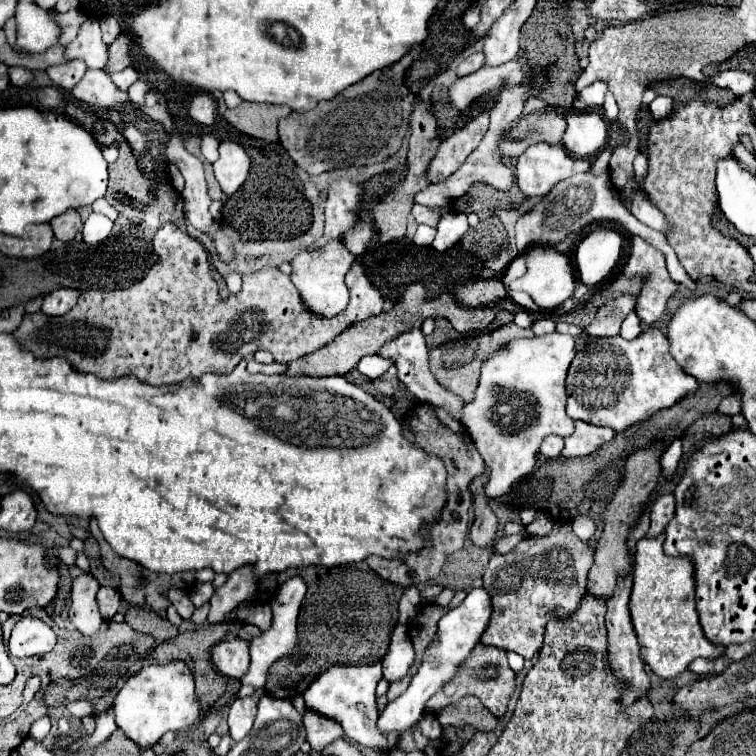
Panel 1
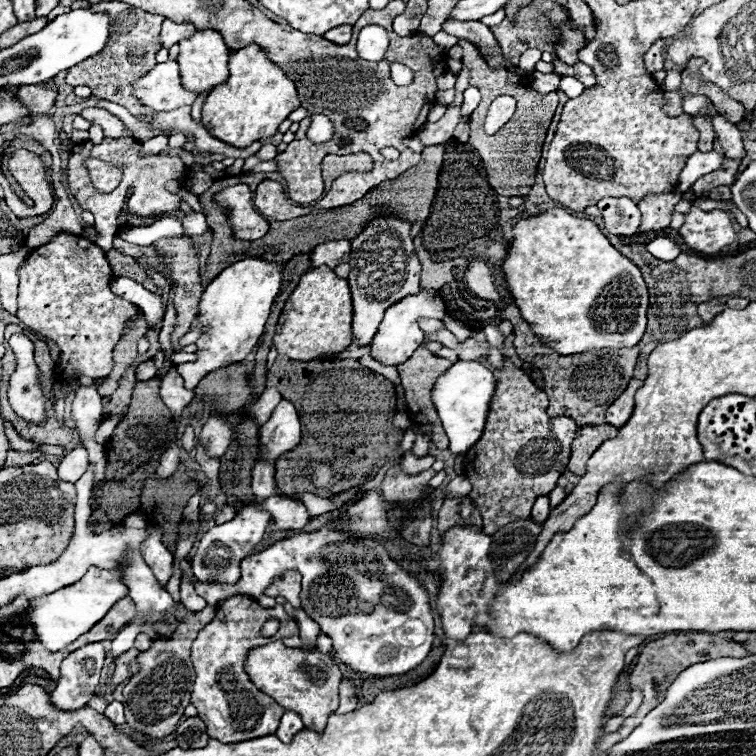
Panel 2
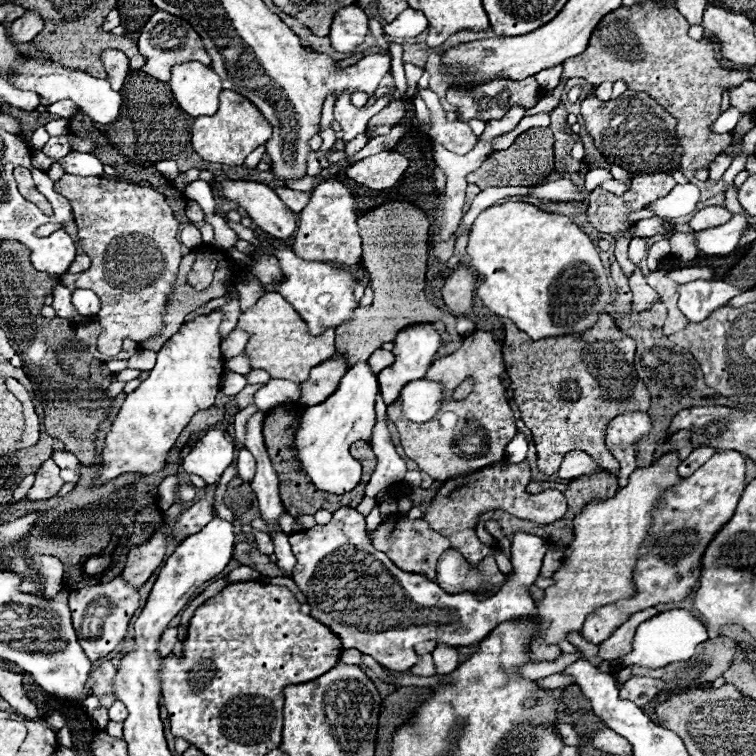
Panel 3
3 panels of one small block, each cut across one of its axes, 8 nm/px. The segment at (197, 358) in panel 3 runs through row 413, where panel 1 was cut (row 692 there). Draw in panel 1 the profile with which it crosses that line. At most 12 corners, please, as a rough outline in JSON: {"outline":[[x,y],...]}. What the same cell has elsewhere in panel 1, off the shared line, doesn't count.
{"outline":[[186,662],[144,666],[114,700],[140,748],[200,718]]}

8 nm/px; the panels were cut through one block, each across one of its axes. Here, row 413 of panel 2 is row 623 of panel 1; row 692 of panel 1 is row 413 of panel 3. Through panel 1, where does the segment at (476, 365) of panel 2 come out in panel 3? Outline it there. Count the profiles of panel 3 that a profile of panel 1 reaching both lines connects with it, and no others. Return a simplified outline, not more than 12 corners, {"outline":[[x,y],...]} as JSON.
{"outline":[[408,382],[400,390],[402,412],[428,422],[440,408],[442,384]]}

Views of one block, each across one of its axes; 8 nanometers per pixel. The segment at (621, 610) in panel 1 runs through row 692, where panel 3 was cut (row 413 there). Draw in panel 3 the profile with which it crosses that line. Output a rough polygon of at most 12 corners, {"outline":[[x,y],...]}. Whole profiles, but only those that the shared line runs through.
{"outline":[[646,412],[610,420],[606,446],[620,462],[620,486],[636,470],[634,444],[652,428]]}

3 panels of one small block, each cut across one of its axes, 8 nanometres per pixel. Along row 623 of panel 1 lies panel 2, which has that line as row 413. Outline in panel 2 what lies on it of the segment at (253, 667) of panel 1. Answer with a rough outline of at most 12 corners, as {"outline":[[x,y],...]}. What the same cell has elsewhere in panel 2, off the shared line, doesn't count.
{"outline":[[282,400],[260,428],[266,458],[294,450],[302,426],[290,400]]}

